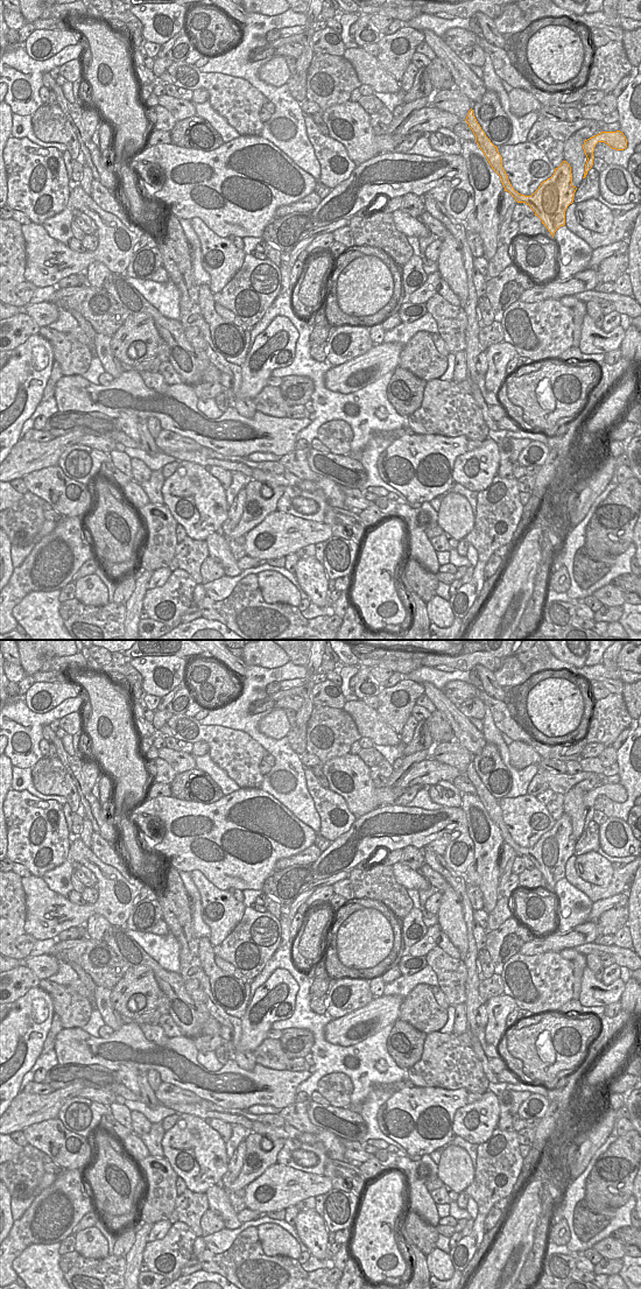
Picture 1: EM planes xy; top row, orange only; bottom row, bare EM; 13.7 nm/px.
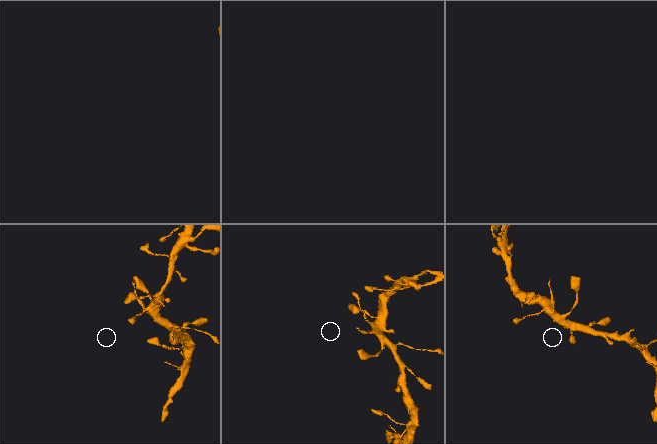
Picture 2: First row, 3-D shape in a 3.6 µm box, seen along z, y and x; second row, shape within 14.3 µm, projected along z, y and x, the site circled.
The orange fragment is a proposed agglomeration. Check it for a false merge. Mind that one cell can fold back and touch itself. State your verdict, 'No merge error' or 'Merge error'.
Merge error.

